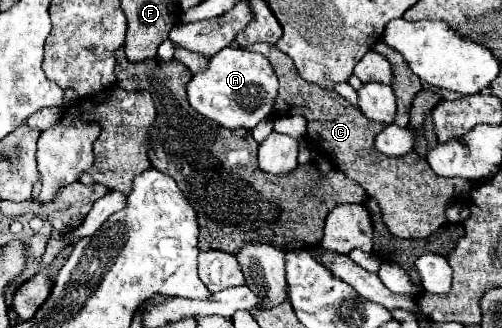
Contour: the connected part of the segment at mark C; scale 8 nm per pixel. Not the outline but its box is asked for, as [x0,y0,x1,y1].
[245,43,457,239]

